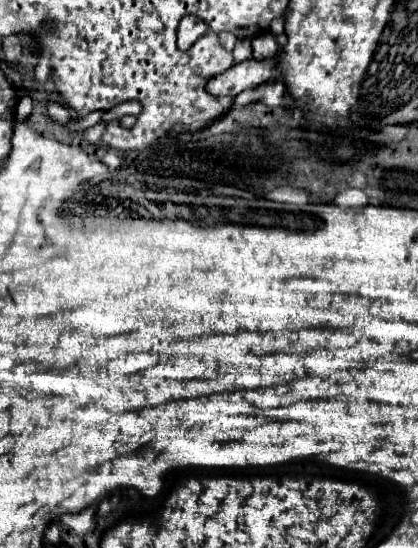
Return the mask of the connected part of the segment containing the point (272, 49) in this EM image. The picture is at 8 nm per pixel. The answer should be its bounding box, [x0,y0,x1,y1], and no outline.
[252,32,280,60]

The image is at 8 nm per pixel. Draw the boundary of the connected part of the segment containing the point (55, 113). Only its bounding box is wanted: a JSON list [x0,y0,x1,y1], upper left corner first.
[46,100,72,124]

